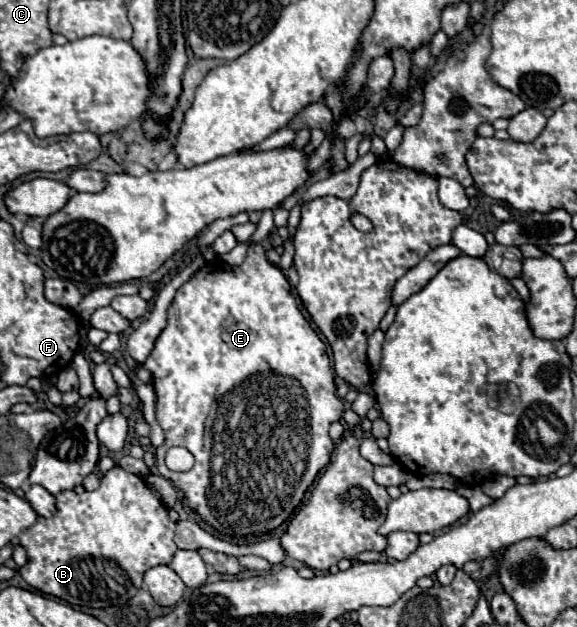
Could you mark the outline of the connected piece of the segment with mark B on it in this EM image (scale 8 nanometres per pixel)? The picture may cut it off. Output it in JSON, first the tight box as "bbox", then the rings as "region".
{"bbox":[19,467,177,607],"region":[[[113,467],[105,473],[105,477],[101,479],[101,485],[97,491],[85,491],[85,493],[75,493],[75,491],[65,491],[65,493],[57,493],[55,495],[55,503],[57,503],[57,513],[49,519],[45,517],[37,517],[35,525],[25,529],[21,535],[19,535],[19,543],[23,545],[25,553],[27,553],[27,563],[19,569],[21,577],[37,591],[41,593],[47,593],[47,595],[53,595],[53,597],[59,597],[63,601],[67,601],[69,605],[75,605],[75,607],[105,607],[105,605],[121,605],[125,601],[129,601],[129,597],[133,597],[139,589],[141,589],[141,583],[143,583],[143,573],[155,565],[169,565],[171,559],[173,559],[173,553],[177,551],[177,545],[173,543],[173,531],[175,531],[175,523],[169,519],[169,509],[165,507],[163,501],[159,501],[151,489],[145,485],[145,481],[129,471],[123,471],[121,467]]]}

